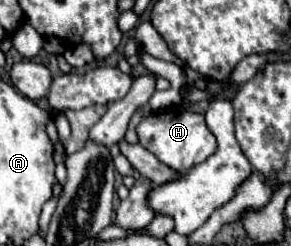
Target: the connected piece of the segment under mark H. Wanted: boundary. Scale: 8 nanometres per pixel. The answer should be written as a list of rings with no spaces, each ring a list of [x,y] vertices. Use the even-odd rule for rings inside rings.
[[[187,109],[151,113],[137,125],[135,133],[139,137],[139,143],[147,151],[151,151],[163,165],[171,167],[175,173],[189,171],[191,167],[203,163],[207,157],[211,157],[217,151],[217,139],[207,129],[205,117],[201,113],[193,113]]]

